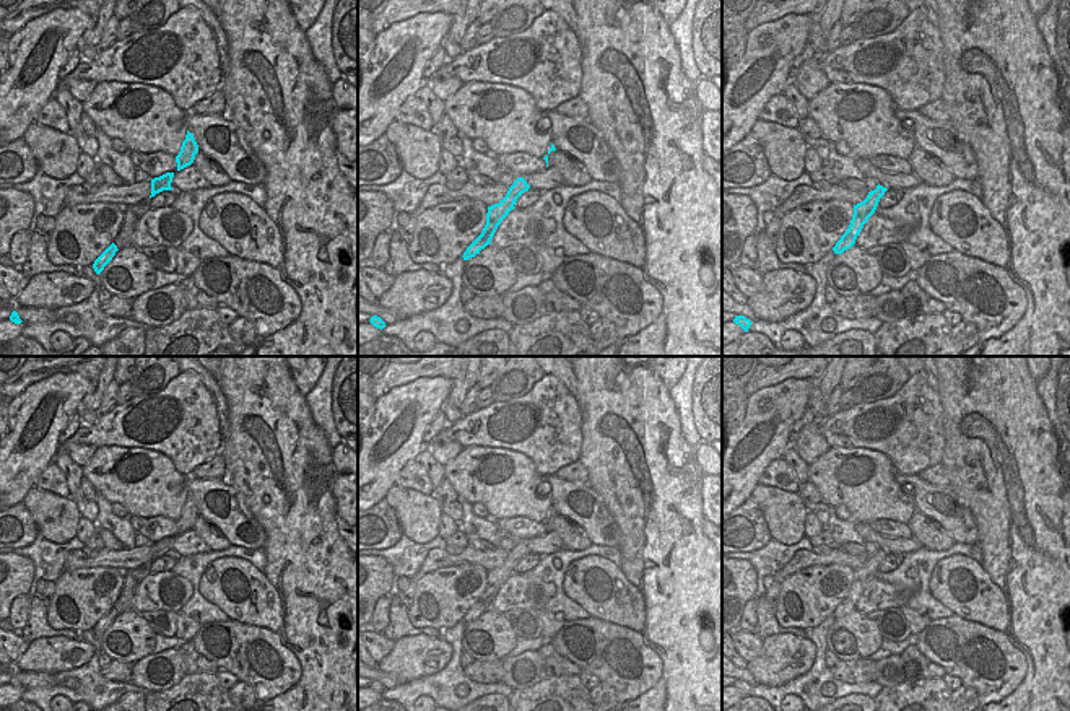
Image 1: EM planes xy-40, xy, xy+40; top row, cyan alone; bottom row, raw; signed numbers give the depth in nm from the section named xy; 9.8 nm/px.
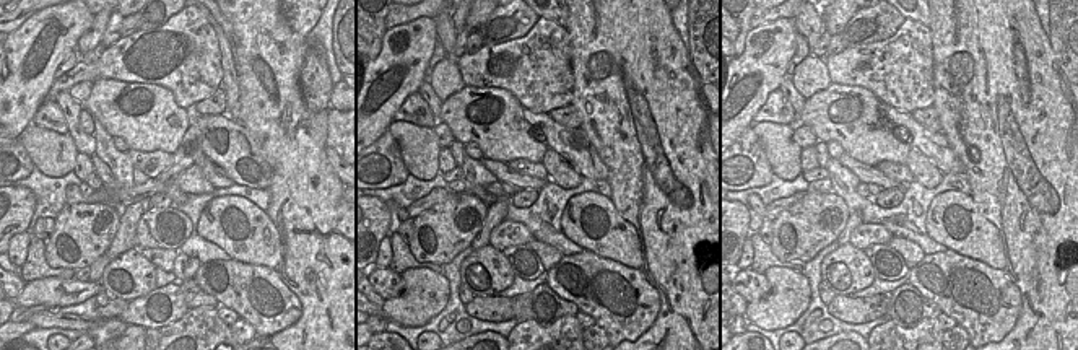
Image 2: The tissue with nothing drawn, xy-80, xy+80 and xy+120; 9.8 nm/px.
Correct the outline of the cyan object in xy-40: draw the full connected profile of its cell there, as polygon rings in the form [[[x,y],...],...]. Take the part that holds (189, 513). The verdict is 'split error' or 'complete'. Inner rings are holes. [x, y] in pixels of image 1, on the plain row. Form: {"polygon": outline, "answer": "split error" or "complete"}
{"polygon": [[[187,495],[185,504],[182,506],[181,516],[176,521],[177,535],[190,530],[198,517],[198,509],[194,503],[194,498]]], "answer": "complete"}

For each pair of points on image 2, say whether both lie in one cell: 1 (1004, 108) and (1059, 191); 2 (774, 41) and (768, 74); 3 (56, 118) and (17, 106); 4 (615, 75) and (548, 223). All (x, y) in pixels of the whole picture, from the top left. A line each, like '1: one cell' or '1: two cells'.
1: one cell
2: one cell
3: two cells
4: two cells

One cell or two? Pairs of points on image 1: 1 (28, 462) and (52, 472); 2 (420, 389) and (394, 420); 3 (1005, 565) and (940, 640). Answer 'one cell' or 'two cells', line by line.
1: two cells
2: one cell
3: two cells

